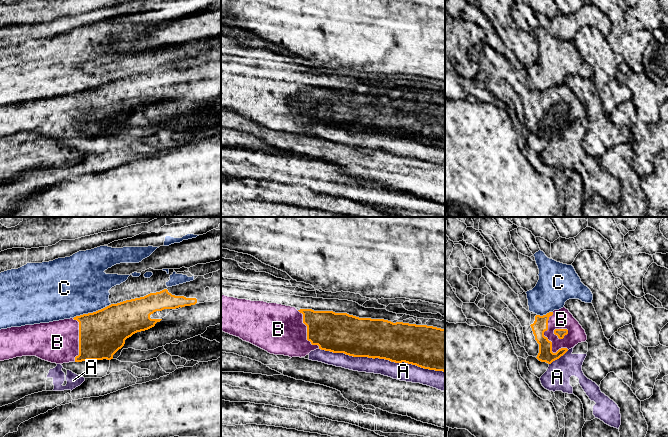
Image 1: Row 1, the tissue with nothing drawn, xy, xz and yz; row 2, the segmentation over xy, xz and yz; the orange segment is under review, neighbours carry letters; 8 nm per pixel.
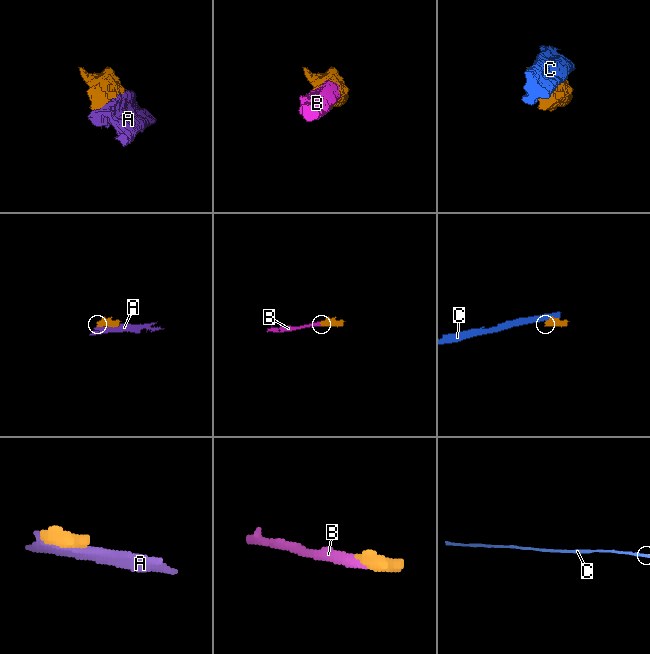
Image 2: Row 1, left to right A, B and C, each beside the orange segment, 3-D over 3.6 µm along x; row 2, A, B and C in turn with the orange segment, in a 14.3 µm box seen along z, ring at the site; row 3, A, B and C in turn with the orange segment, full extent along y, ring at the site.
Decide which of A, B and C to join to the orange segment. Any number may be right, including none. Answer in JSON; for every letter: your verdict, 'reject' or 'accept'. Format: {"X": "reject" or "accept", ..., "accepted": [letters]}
{"A": "reject", "B": "accept", "C": "reject", "accepted": ["B"]}

